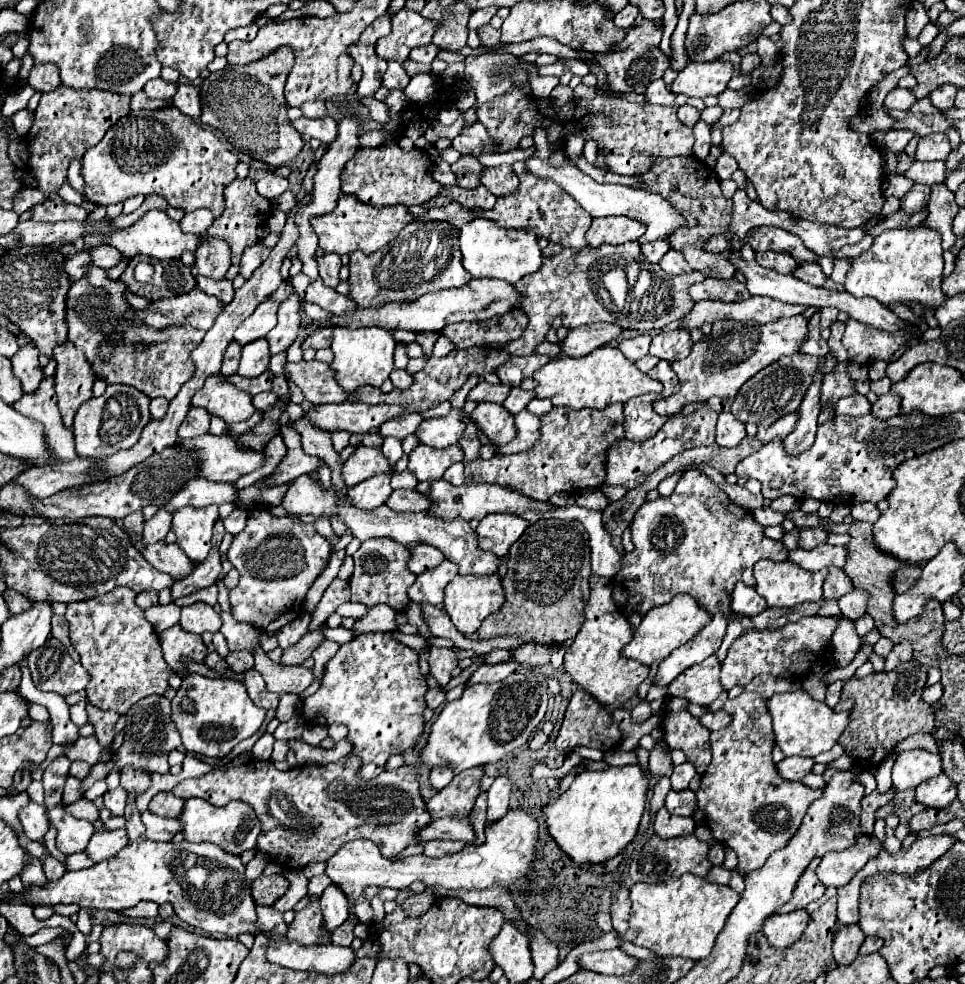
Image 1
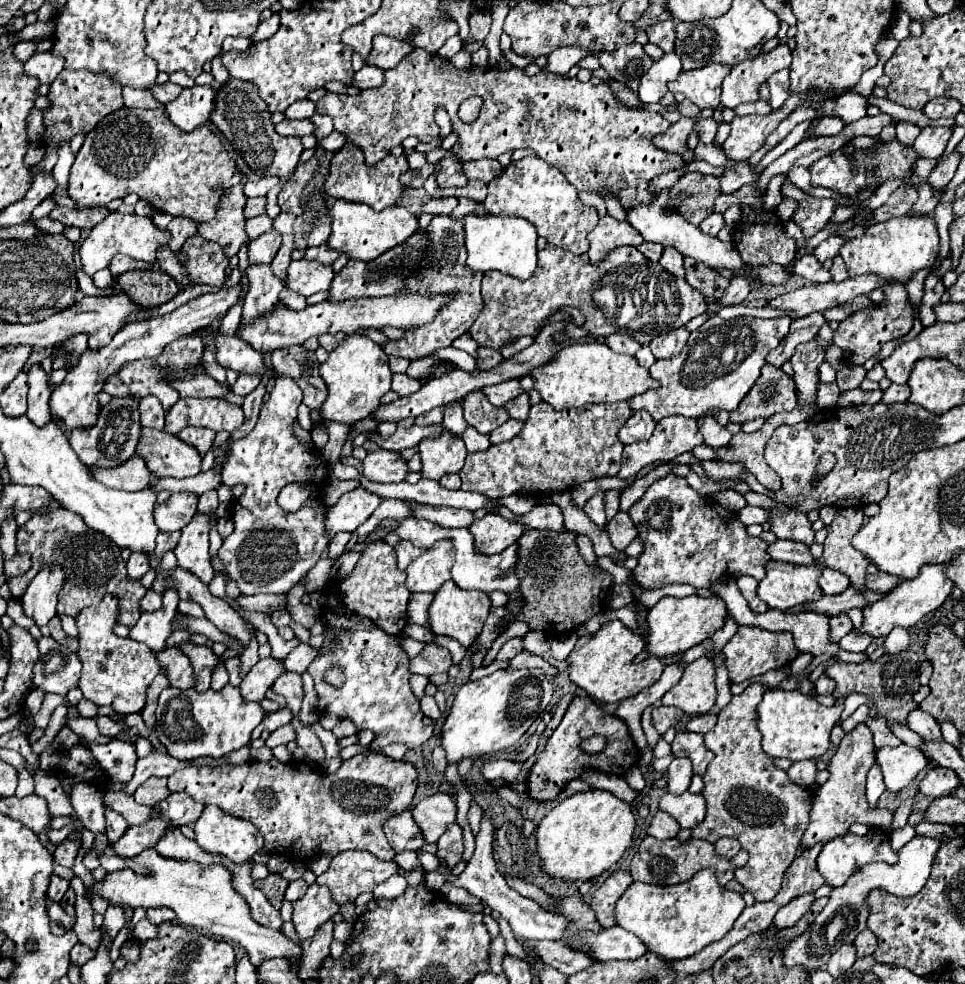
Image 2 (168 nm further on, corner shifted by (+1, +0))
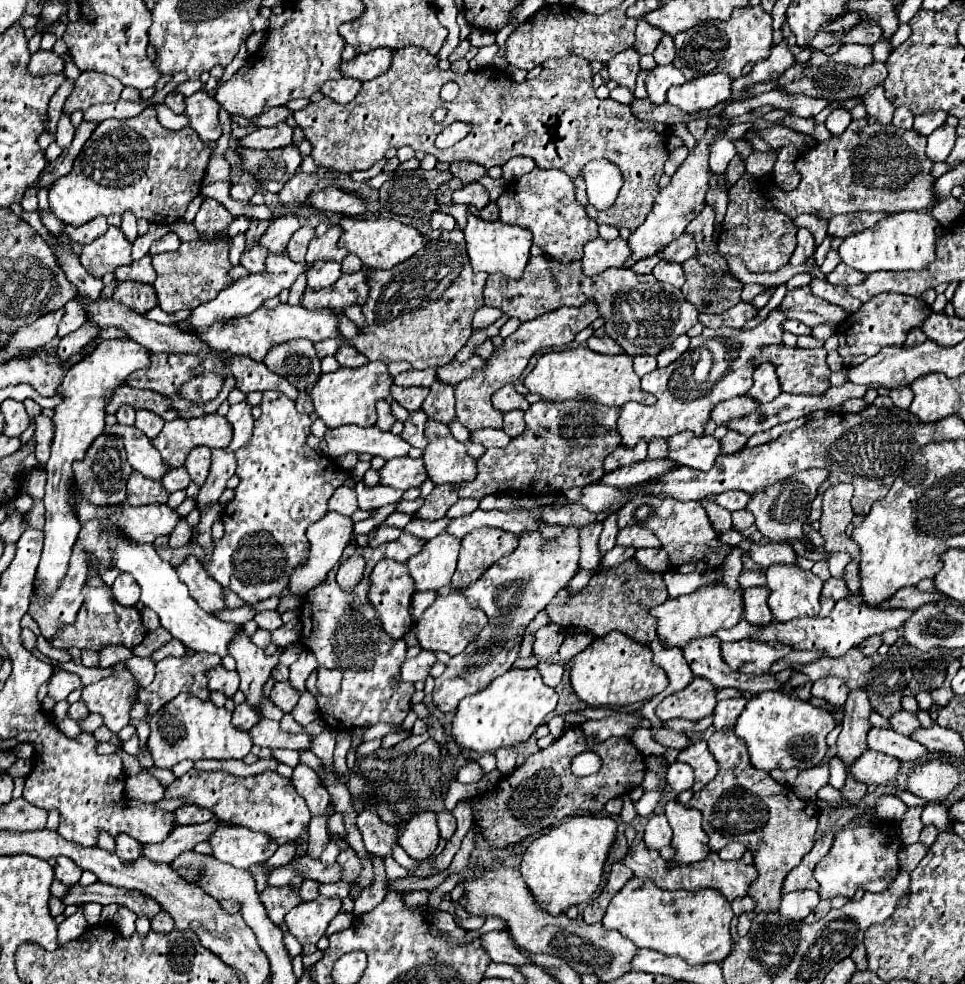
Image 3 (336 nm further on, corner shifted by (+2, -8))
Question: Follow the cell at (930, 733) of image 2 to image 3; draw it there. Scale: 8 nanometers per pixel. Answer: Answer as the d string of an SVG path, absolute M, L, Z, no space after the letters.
M906 710L902 712L896 712L892 718L890 718L890 724L896 732L904 734L904 736L912 736L916 732L916 728L922 728L922 724L918 722L916 714L910 714Z

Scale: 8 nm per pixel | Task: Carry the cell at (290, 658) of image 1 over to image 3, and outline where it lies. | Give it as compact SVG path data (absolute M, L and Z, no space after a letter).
M246 700L234 708L234 718L232 718L234 726L250 730L258 720L260 720L258 712L254 712L254 708L250 708L250 704L246 704Z

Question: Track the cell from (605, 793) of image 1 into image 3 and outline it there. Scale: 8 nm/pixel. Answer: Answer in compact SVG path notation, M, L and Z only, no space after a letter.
M572 816L558 828L550 828L548 834L536 838L522 854L520 874L536 900L550 914L586 902L600 886L604 864L610 848L616 844L618 824L610 816Z

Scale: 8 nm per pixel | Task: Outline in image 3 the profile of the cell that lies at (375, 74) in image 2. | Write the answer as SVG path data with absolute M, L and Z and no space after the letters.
M340 78L340 80L328 80L322 86L322 94L336 100L338 104L348 104L354 100L354 96L360 92L362 82L360 80L350 80L350 78Z

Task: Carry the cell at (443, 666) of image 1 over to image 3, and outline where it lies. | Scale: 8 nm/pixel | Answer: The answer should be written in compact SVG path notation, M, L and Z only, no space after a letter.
M422 650L416 658L412 660L406 660L402 664L402 670L400 670L400 678L404 682L418 682L418 680L426 680L428 674L430 674L430 668L434 666L436 662L436 654L430 652L430 650Z

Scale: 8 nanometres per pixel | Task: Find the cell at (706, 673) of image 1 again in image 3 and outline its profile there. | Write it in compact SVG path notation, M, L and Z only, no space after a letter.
M694 678L684 690L664 698L658 708L656 716L666 722L670 718L684 718L684 720L702 720L710 716L716 708L716 688L706 678Z

